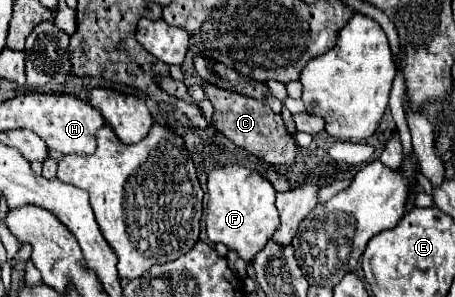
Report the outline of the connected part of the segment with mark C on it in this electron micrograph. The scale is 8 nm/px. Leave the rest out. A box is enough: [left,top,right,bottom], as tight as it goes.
[202,84,296,164]

